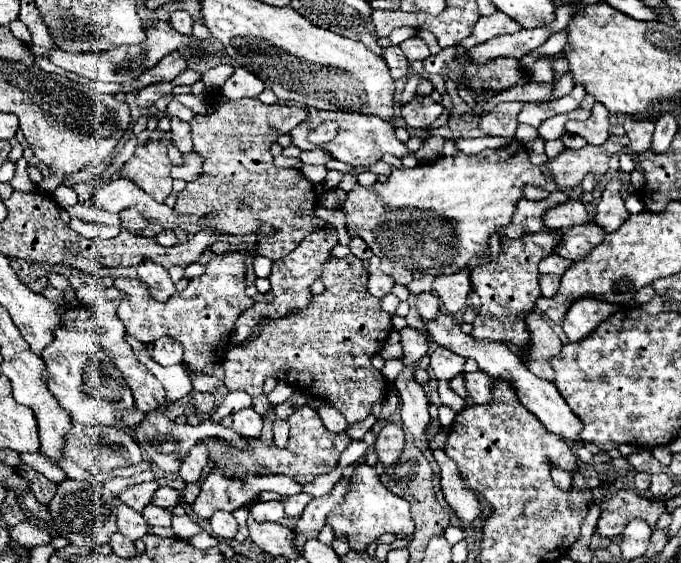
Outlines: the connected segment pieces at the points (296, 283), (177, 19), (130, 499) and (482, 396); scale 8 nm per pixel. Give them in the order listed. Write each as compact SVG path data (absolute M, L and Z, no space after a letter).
M324 226L322 230L314 230L310 232L296 250L292 250L290 254L286 254L284 258L276 260L272 266L272 274L270 274L270 284L272 284L272 294L274 300L272 302L260 302L254 304L252 308L248 308L248 312L244 312L240 316L240 320L236 322L236 328L232 330L232 342L242 342L250 336L252 328L260 322L260 316L270 316L270 318L280 318L280 316L288 316L290 312L300 312L302 308L306 308L310 304L312 292L310 286L322 276L322 266L326 262L332 260L332 248L338 244L338 232L334 226Z
M176 10L176 12L172 12L172 16L170 16L170 24L172 24L178 32L182 32L182 34L192 34L192 24L194 24L194 20L192 20L192 16L190 16L188 12Z
M154 480L152 482L140 482L140 484L134 484L134 486L128 486L126 490L122 490L118 494L118 500L140 512L146 504L150 504L156 488L158 488L158 482L154 482Z
M472 372L464 376L466 388L470 392L470 400L476 404L492 402L492 378L484 376L484 372Z

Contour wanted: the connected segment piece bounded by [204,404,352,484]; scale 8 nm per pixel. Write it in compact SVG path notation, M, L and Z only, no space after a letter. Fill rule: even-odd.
M304 404L290 416L290 438L284 448L278 448L276 444L264 444L260 438L248 438L246 448L238 448L222 438L204 438L208 452L214 460L212 468L220 468L224 476L232 478L244 478L246 474L252 476L266 476L266 474L284 474L294 478L300 484L312 482L320 474L328 474L338 466L342 450L352 442L346 432L334 434L330 432L318 412Z

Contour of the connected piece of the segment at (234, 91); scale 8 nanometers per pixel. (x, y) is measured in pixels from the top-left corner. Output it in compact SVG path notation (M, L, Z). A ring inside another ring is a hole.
M234 68L232 76L226 80L222 94L230 100L240 100L240 98L258 98L258 94L264 90L264 82L250 74L246 68Z

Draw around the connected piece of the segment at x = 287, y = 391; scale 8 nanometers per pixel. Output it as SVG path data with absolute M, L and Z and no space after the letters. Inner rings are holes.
M278 380L276 388L268 394L268 400L270 400L272 404L282 404L282 402L286 402L292 394L294 394L294 388L292 388L290 384L286 384L284 380Z

